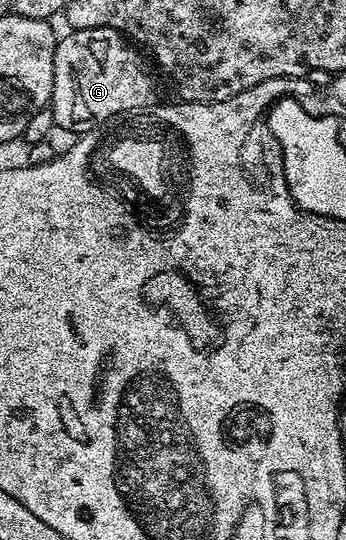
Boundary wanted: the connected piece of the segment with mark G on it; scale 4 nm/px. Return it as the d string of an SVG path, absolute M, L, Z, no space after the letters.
M98 27L84 31L71 29L66 33L68 35L64 39L62 36L55 45L55 80L49 104L55 126L78 133L91 133L99 124L123 114L124 111L141 111L152 106L155 83L151 80L142 57L138 55L140 52L120 32L108 27Z

